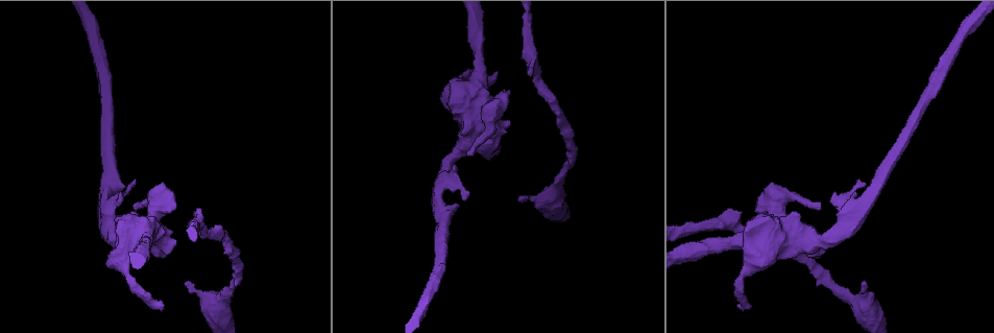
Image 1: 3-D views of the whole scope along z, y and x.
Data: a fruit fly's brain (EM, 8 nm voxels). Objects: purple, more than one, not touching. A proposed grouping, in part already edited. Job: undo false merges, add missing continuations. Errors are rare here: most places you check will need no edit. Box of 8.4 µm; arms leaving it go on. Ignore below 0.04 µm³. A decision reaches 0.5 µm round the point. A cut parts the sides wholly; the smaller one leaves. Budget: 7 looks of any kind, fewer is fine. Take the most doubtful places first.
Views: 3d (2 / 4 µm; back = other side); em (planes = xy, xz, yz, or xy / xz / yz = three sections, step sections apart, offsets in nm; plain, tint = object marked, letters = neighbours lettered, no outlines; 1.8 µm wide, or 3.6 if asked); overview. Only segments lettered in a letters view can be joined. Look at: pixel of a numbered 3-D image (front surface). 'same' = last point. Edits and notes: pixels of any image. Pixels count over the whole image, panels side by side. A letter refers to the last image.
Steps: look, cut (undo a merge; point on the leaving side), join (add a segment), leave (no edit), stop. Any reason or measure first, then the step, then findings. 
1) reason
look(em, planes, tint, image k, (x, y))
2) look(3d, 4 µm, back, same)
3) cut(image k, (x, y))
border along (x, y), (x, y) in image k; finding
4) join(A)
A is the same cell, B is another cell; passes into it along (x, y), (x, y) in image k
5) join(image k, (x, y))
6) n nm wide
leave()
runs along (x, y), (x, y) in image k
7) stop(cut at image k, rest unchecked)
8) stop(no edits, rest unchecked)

free end
look(em, planes, letters, image 1, (184, 284))

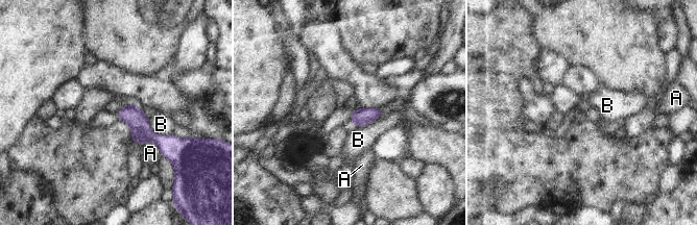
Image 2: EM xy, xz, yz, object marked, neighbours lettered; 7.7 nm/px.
B touches over 260 nm
leave()
A and B are other cells; runs along (123, 109), (167, 151) in image 2; no lettered segment goes on from it

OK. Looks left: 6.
an open end
look(em, yz, step 16, plain, image 1, (163, 304))

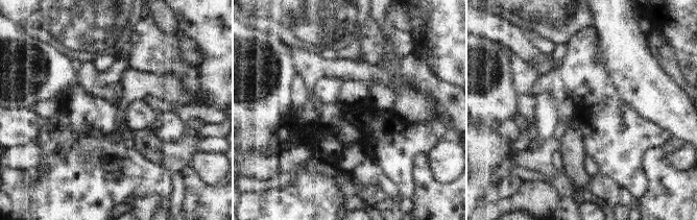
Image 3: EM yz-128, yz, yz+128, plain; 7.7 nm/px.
see the neighbours
look(em, yz, step 16, letters, same)

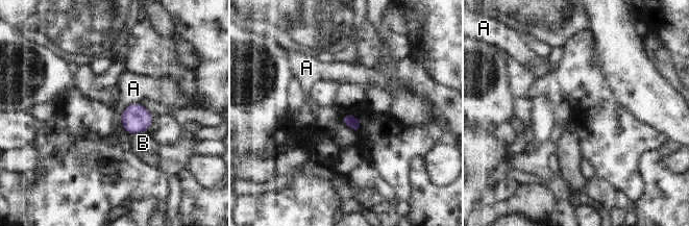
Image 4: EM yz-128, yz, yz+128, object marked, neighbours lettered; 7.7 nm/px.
A touches over 240 nm
leave()
A and B are other cells; none of them fits

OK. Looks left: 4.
free end
look(3d, 2 µm, image 1, (133, 208))

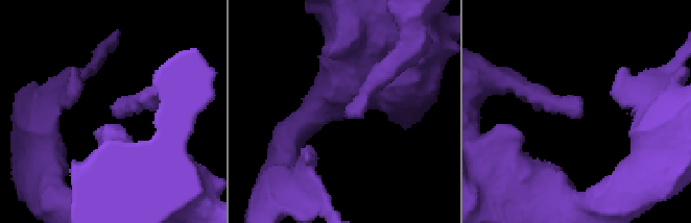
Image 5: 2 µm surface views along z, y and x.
shape alone is not enough
look(em, 3.6 µm, planes, letters, image 5, (113, 116))

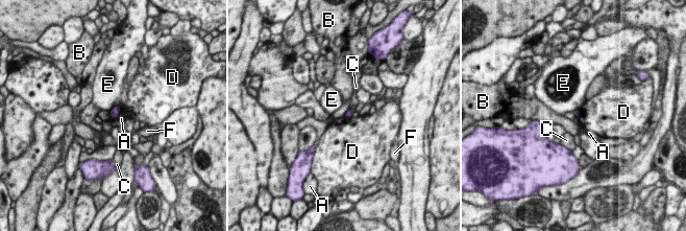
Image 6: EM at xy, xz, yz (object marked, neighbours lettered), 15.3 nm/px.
leave()
A, B, C, D, E and F are other cells; border along (344, 116), (350, 117) in image 6; no lettered segment goes on from it

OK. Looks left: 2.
stop(no edits, rest unchecked)

